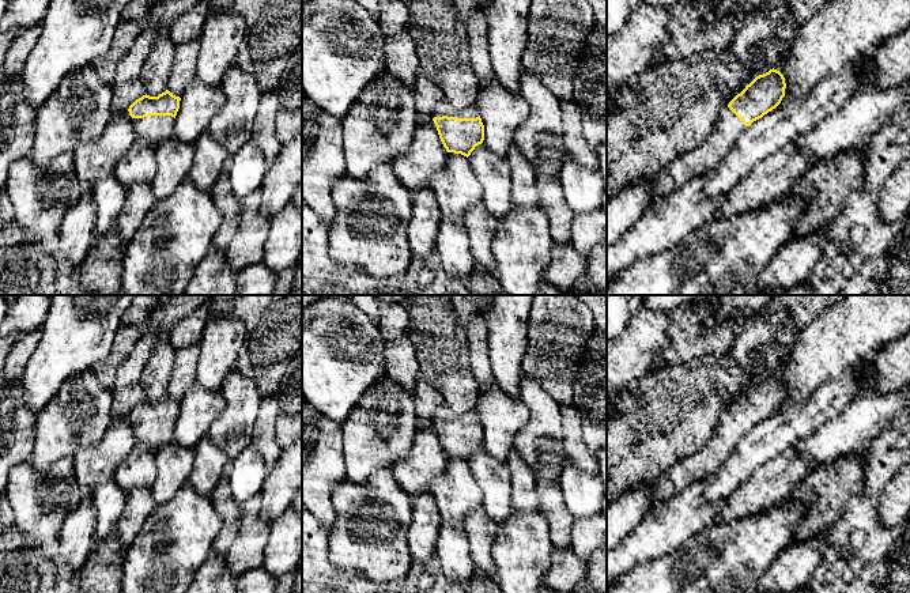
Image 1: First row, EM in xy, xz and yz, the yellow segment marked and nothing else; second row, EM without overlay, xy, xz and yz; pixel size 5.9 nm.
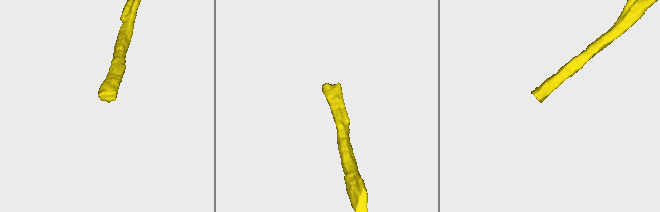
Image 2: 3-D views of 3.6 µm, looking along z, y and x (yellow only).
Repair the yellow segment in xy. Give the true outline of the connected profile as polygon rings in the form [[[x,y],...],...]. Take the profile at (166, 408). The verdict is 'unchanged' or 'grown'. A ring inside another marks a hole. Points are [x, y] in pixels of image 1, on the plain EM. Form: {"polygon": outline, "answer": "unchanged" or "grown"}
{"polygon": [[[169,394],[158,401],[143,400],[128,413],[136,441],[146,442],[155,453],[173,439],[180,401]]], "answer": "grown"}

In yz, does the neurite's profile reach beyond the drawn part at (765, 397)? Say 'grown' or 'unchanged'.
grown

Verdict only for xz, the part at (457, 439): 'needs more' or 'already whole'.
needs more

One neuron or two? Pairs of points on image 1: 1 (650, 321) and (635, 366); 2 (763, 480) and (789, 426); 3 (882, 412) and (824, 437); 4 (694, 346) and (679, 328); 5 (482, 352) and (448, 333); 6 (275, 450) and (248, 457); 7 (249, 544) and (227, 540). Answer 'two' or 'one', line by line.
1: one
2: two
3: one
4: one
5: two
6: two
7: two

